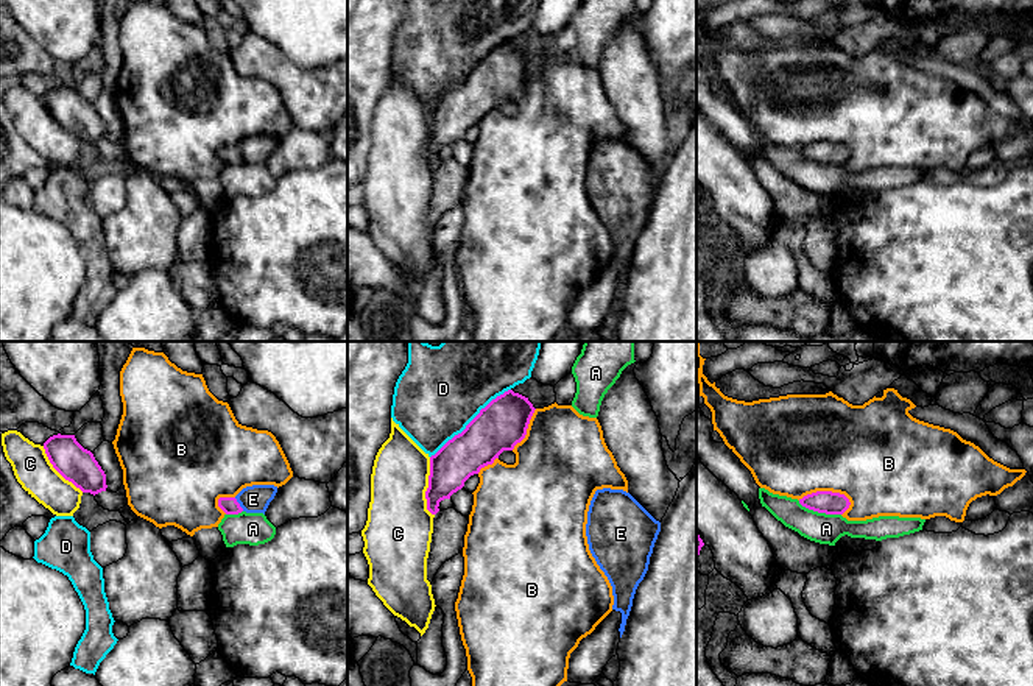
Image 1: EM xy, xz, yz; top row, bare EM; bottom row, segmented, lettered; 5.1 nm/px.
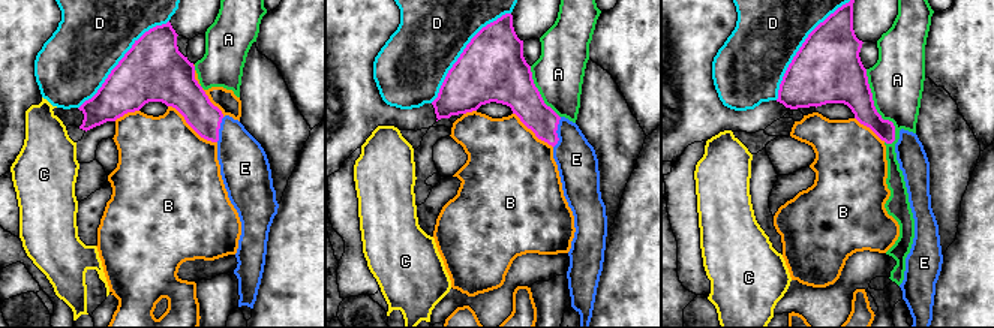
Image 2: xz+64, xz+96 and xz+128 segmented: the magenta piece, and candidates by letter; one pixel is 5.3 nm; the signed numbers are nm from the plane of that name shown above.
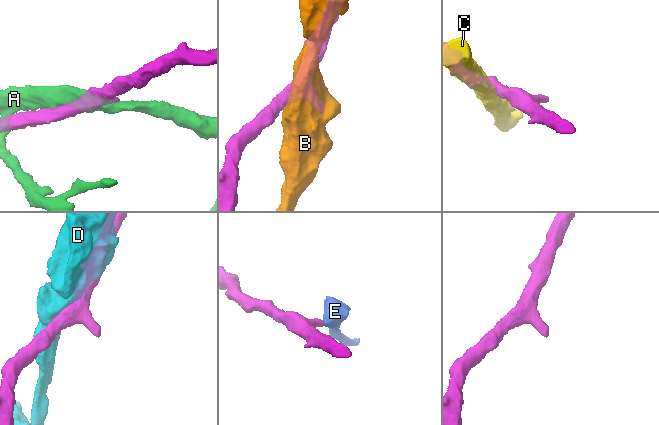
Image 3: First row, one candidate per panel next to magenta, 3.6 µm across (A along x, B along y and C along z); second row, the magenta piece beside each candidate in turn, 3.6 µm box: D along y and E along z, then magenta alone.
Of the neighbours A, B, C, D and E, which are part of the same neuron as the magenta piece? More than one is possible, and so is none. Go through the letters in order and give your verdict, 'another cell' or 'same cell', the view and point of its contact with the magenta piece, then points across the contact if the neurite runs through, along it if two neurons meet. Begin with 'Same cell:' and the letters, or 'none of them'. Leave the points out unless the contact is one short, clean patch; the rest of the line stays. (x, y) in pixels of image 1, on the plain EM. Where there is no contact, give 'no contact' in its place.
Same cell: E
A: another cell | yz (820, 162) | along yz (798, 152), (809, 159), (840, 166)
B: another cell | yz (826, 142)
C: another cell | xz (429, 137)
D: another cell | xz (471, 72)
E: same cell | xy (239, 155) | across xy (229, 156), (239, 155), (253, 150)

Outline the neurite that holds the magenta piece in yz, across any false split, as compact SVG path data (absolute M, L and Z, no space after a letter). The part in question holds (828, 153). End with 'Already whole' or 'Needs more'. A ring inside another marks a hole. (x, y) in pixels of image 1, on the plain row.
M816 142L799 150L799 154L809 161L826 165L843 165L851 153L844 145L832 142Z. Already whole

